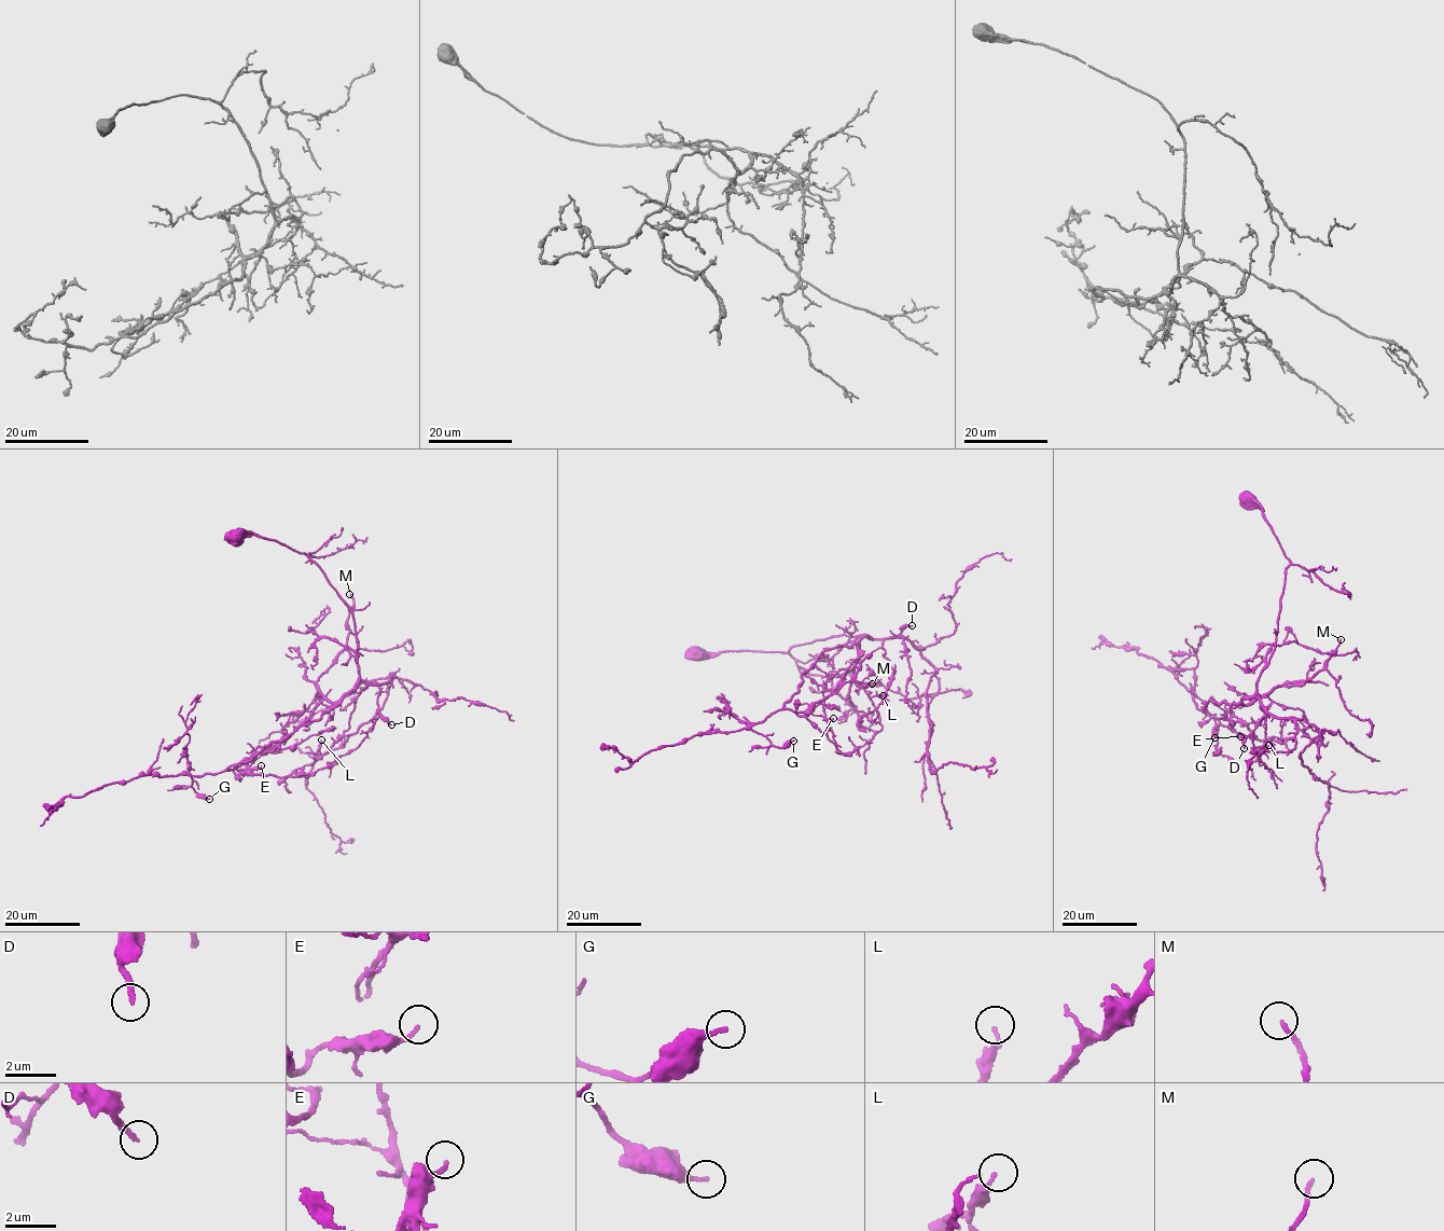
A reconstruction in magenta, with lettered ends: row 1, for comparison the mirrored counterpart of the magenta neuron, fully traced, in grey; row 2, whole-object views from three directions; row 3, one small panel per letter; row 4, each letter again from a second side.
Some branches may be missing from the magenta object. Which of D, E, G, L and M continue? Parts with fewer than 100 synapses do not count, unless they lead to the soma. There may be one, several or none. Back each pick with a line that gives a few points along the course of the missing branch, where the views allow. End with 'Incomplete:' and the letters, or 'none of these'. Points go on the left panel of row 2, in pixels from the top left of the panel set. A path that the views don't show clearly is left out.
Incomplete: none of these

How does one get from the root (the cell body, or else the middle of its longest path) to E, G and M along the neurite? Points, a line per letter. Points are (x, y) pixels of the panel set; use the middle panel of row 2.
E: (694, 654), (786, 652), (865, 635), (854, 666), (824, 685), (822, 708), (835, 744), (827, 733), (833, 718)
G: (694, 654), (869, 636), (823, 650), (797, 692), (751, 728), (776, 747), (793, 741)
M: (694, 654), (786, 652), (817, 640), (865, 635), (870, 638), (860, 637), (850, 679), (880, 683), (872, 683)

